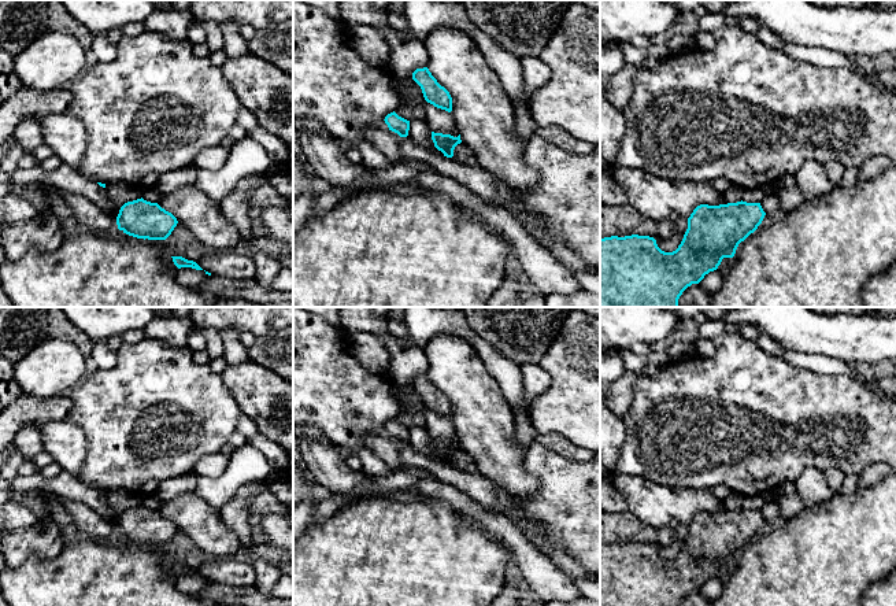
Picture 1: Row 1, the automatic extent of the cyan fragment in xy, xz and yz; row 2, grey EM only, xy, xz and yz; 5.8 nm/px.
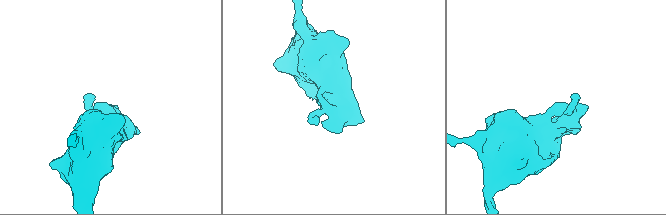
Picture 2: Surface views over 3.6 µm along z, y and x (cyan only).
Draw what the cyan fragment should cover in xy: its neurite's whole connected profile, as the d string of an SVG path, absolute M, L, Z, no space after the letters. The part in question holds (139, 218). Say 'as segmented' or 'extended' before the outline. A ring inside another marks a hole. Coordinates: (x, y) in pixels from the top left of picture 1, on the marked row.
as segmented; M142 197L125 203L116 217L119 230L144 240L166 240L177 223L171 213Z

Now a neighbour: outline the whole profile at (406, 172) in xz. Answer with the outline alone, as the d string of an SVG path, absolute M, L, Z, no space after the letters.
M407 159L388 169L369 169L369 173L355 182L356 189L364 189L371 184L414 182L416 175L426 170L434 170L430 165L415 159Z

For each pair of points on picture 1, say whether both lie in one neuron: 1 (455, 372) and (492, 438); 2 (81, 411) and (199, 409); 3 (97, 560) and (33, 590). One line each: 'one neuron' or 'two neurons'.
1: one neuron
2: one neuron
3: one neuron

